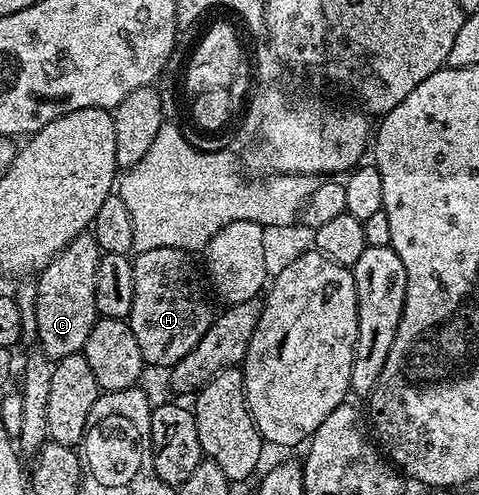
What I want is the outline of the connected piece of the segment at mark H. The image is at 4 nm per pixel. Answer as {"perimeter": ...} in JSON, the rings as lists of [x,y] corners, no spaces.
{"perimeter":[[[156,248],[134,258],[135,296],[127,320],[148,366],[172,367],[194,349],[212,321],[213,310],[190,257],[184,249]]]}

